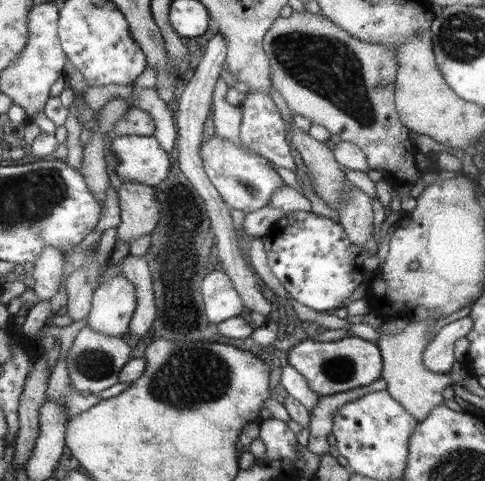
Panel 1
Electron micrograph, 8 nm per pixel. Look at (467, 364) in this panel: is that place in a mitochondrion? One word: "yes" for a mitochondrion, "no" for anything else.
no

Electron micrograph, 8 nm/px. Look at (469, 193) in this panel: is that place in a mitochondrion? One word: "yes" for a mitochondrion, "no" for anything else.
no

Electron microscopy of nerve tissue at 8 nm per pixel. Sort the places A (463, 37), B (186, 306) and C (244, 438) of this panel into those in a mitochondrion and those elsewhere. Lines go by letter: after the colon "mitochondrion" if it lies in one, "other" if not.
A: mitochondrion
B: other
C: other

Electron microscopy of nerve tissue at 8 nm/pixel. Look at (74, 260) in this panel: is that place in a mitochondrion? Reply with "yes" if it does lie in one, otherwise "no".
no

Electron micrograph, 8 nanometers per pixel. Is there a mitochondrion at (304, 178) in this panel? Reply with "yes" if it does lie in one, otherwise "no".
no

